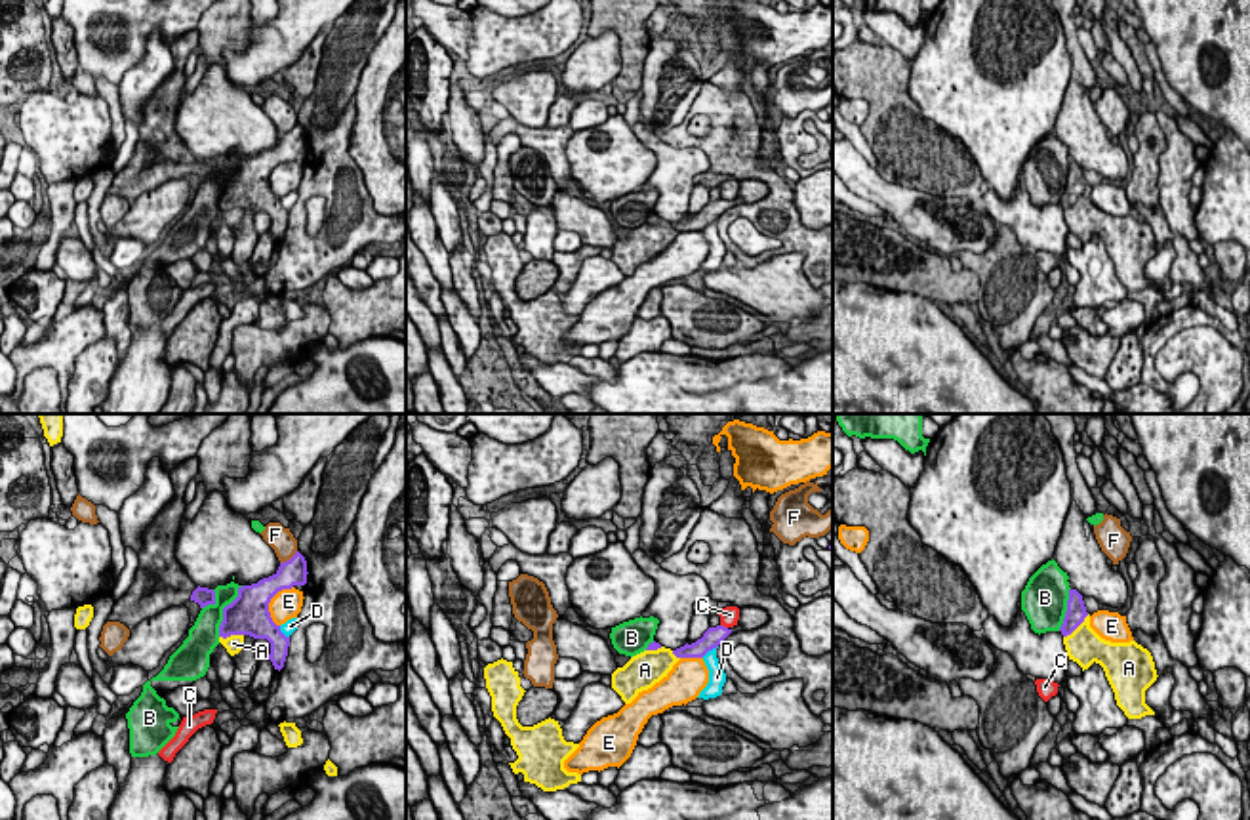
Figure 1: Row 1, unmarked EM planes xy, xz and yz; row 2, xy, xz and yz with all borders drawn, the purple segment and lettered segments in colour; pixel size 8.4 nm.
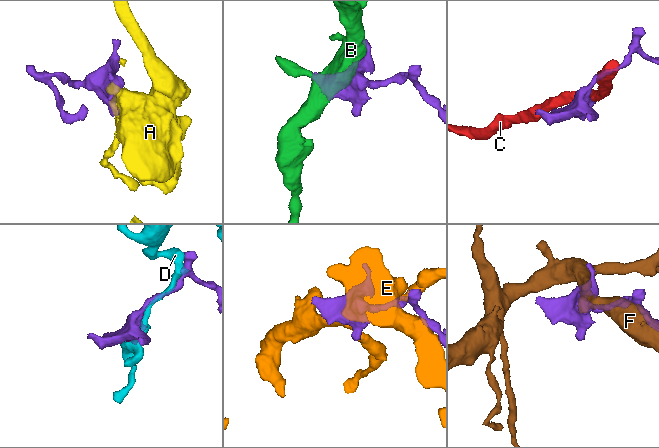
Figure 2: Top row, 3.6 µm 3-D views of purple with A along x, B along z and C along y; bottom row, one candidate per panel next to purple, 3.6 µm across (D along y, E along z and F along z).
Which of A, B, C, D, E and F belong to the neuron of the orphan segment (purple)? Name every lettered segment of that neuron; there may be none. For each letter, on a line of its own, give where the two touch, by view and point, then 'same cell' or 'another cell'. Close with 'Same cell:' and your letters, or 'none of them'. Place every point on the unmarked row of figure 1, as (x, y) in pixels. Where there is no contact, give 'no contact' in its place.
A: contact yz (1075, 201); another cell
B: contact xy (223, 184); another cell
C: contact xz (723, 199); another cell
D: contact xz (709, 222); another cell
E: contact xy (269, 174); another cell
F: contact xy (290, 132); another cell
Same cell: none of them

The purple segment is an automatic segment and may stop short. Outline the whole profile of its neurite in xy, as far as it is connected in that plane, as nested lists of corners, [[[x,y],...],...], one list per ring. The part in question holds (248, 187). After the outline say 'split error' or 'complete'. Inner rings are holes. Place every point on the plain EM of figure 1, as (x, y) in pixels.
[[[295,124],[290,133],[280,135],[272,149],[238,160],[238,170],[223,181],[219,210],[250,208],[253,212],[267,212],[271,215],[269,233],[280,244],[288,229],[290,210],[272,195],[269,175],[282,162],[305,158],[307,147],[307,133]]] | complete

